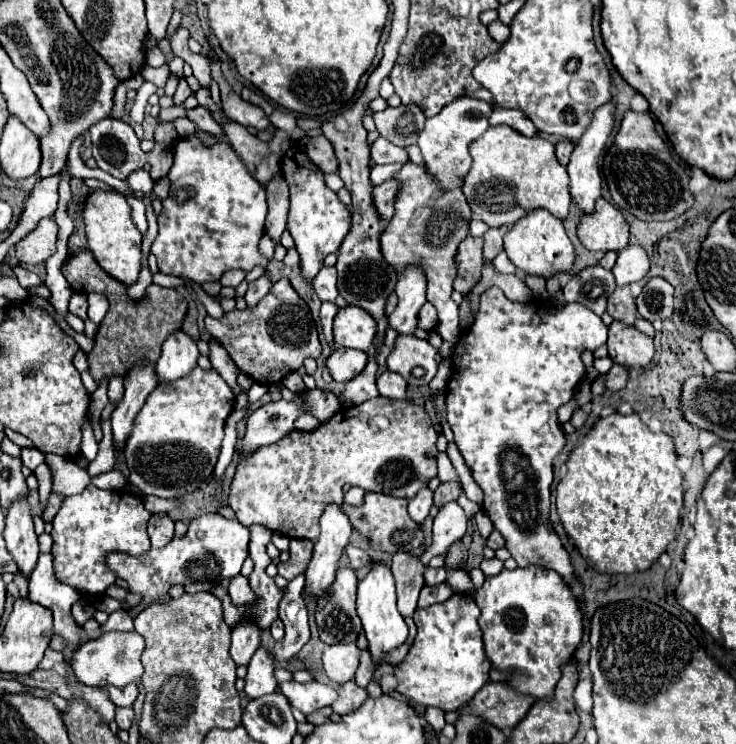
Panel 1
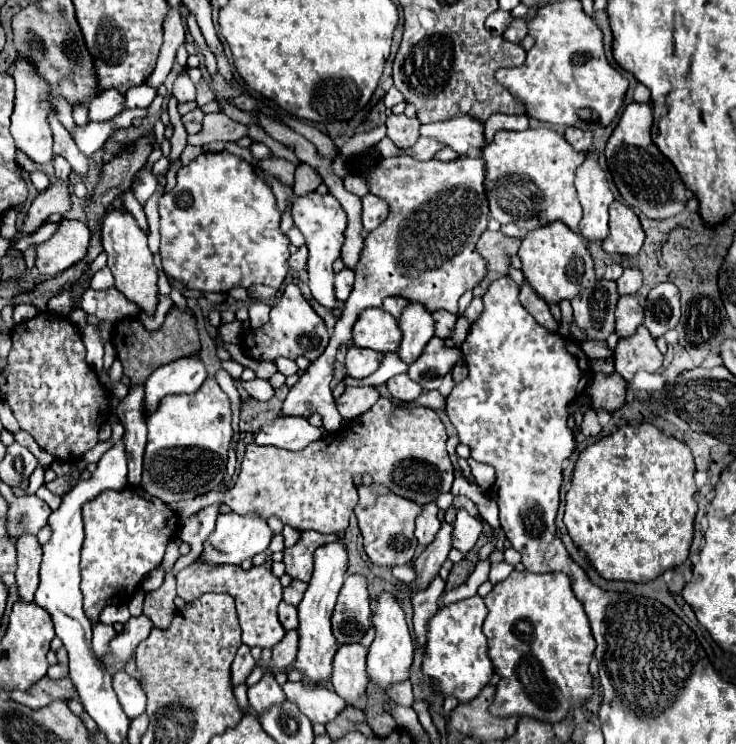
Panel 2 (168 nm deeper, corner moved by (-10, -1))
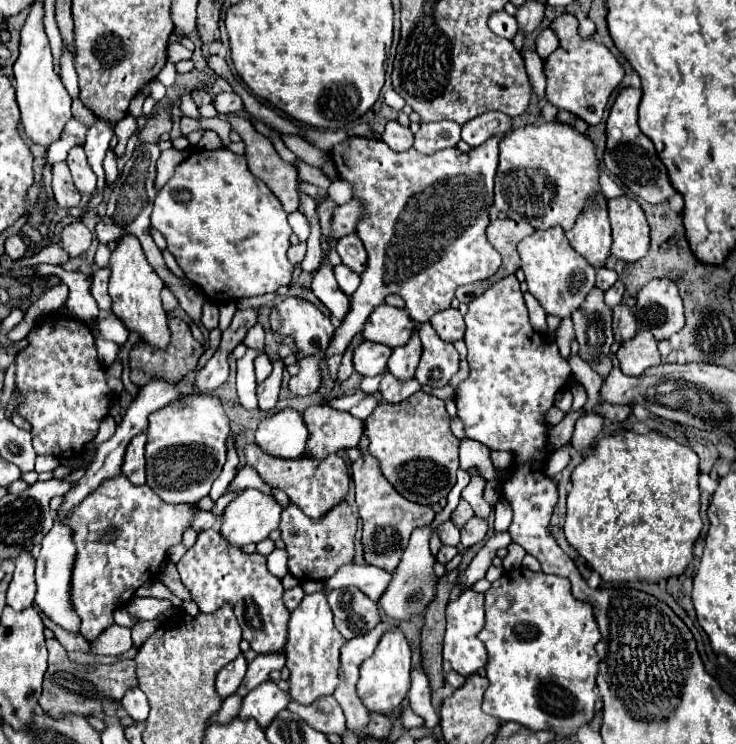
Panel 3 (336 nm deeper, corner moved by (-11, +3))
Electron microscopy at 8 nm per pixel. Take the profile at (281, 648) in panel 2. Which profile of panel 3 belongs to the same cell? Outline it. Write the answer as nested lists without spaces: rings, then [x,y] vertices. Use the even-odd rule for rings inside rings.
[[[273,653],[273,655],[257,655],[249,667],[247,673],[237,689],[237,695],[247,695],[251,689],[261,685],[263,681],[269,679],[269,673],[273,669],[283,669],[285,667],[285,653]]]

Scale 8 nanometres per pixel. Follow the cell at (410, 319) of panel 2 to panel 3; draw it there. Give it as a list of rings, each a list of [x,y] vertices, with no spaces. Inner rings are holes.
[[[415,331],[407,345],[393,349],[393,355],[389,359],[389,373],[395,375],[399,381],[413,379],[419,357],[421,357],[421,341],[419,341],[419,333]]]

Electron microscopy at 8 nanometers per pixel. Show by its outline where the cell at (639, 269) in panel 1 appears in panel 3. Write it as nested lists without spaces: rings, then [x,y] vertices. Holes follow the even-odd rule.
[[[617,281],[611,289],[605,291],[605,303],[607,303],[609,307],[619,305],[619,303],[621,303],[621,297],[623,297],[623,283],[621,283],[621,281]]]

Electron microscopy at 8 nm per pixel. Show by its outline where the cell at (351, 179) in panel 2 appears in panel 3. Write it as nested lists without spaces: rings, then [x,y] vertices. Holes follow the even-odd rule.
[[[337,179],[337,181],[333,181],[333,185],[329,187],[329,191],[327,191],[327,197],[333,197],[333,201],[337,201],[337,205],[341,205],[341,203],[347,203],[347,201],[353,197],[351,185],[349,185],[349,183],[345,185],[345,181]]]

